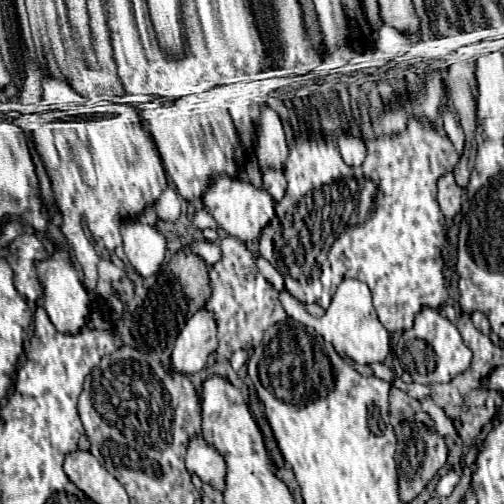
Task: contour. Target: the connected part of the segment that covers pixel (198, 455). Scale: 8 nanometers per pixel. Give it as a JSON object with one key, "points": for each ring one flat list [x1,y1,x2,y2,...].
{"points":[[202,437,190,439,188,453,186,453,186,467,188,471,196,473,202,483,210,483,214,489,224,491,226,463,218,455,218,451,210,447]]}

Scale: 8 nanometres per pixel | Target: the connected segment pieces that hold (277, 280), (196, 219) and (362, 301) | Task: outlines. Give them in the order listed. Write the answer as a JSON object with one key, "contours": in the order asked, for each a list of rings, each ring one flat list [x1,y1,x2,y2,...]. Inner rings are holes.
{"contours":[[[258,257,258,269,260,269,260,273,266,277,266,281,270,281,278,291,282,291,284,289,284,281,282,281,282,275,266,261,266,259,262,259,262,257]],[[198,209,194,211,194,217,192,217,192,227,198,227,198,229,206,229,206,227,218,227,216,221,210,217,210,213,206,213,206,209]],[[344,279,338,285,336,295,332,297,332,303,322,317,308,315,306,309,300,305,300,301,296,301,286,291,280,293,280,299,282,299,282,305,284,305,288,317,292,317,308,327,314,327,324,337,324,341,332,343,332,347,336,349,336,353,340,357,350,357,352,361,356,361,360,365,372,365,372,363,382,363,386,359,386,355,390,353,390,333,378,321,368,285,358,279]]]}

